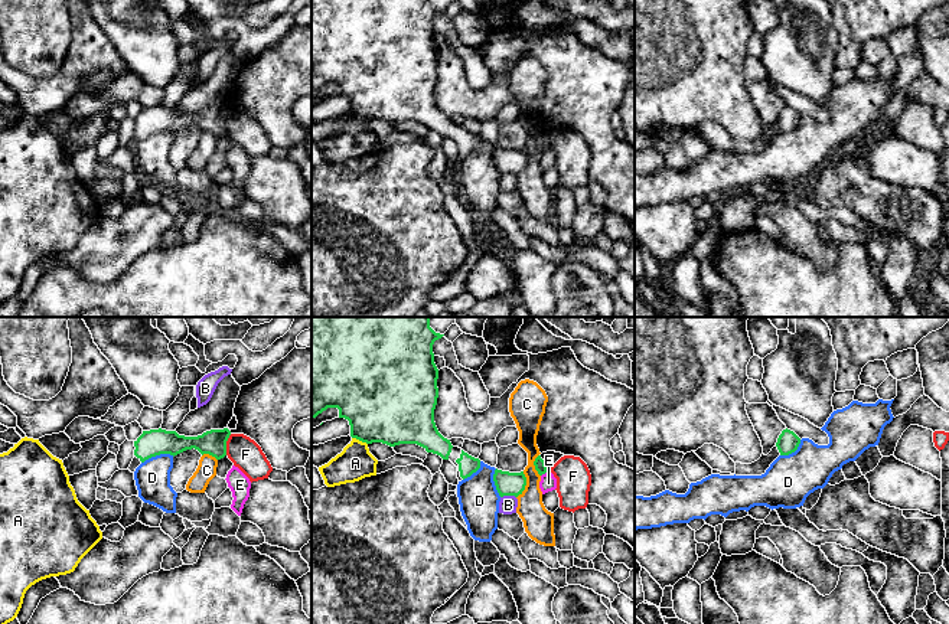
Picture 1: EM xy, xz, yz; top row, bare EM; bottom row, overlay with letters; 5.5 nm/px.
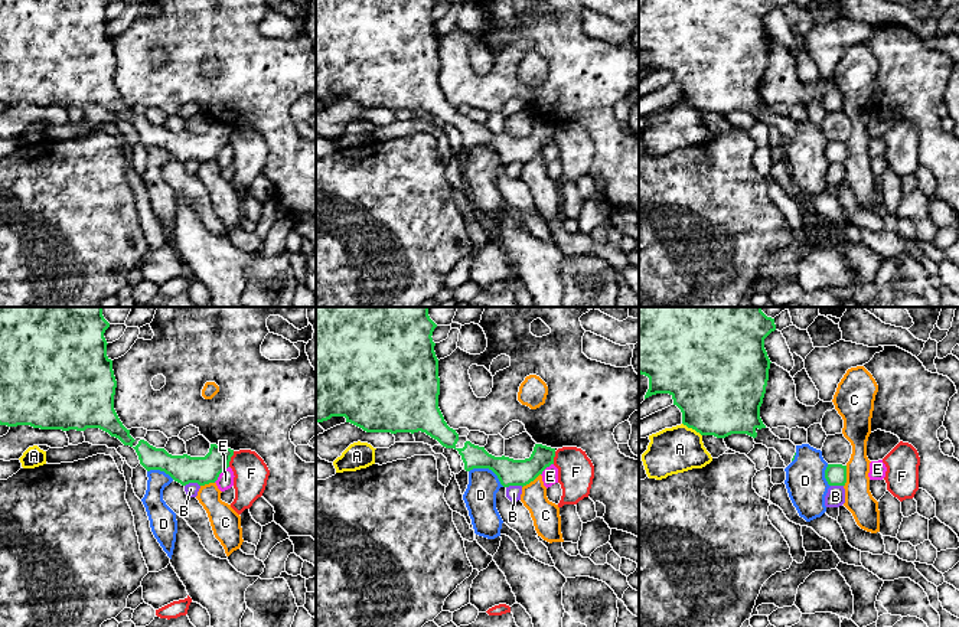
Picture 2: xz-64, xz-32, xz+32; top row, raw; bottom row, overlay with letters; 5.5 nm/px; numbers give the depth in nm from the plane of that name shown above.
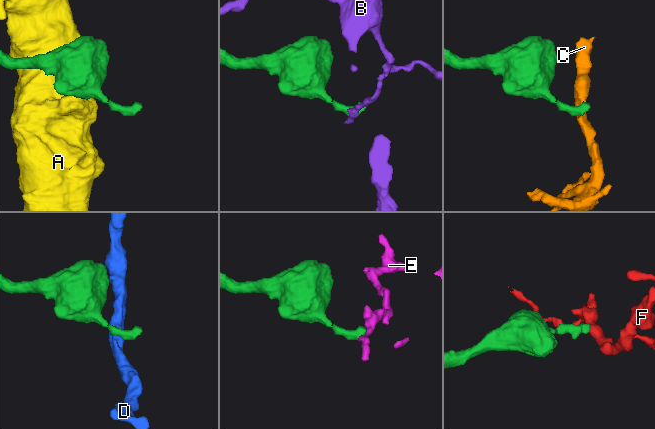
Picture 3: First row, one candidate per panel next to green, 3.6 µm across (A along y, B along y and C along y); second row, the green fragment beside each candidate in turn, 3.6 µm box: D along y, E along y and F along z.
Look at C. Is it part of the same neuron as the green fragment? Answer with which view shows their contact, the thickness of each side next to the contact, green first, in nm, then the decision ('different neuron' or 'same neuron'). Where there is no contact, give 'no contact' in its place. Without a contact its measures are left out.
xz | 130/170 nm | different neuron

